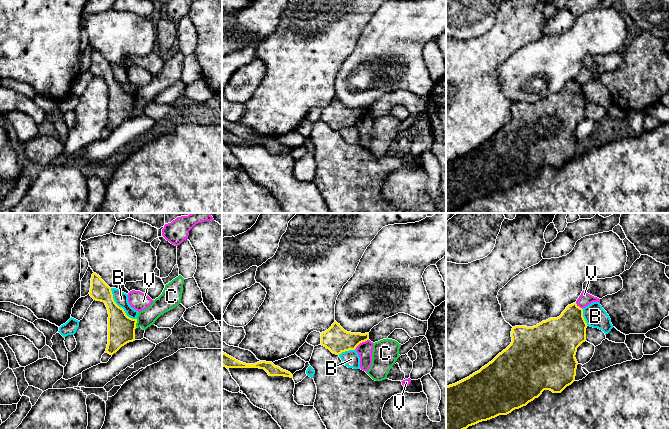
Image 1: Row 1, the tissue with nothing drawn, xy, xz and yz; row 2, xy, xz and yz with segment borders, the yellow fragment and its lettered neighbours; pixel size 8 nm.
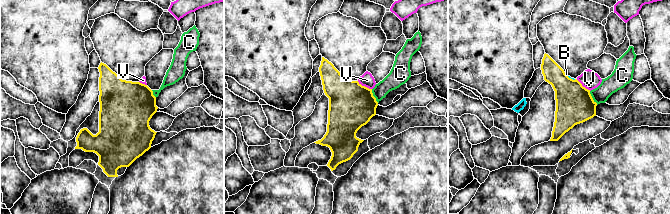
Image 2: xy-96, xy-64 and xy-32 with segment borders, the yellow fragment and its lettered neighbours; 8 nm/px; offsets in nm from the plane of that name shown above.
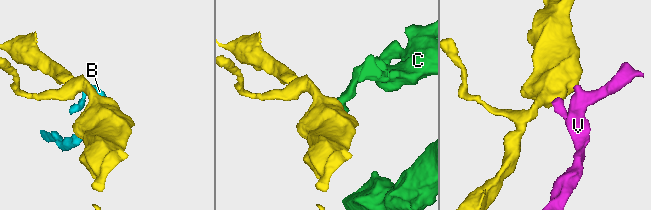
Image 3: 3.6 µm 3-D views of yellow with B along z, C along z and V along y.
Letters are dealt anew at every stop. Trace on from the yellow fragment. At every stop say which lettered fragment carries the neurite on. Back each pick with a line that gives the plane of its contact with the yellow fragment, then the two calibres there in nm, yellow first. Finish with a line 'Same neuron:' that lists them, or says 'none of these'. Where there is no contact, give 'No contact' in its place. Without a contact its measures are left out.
Same neuron: none of these

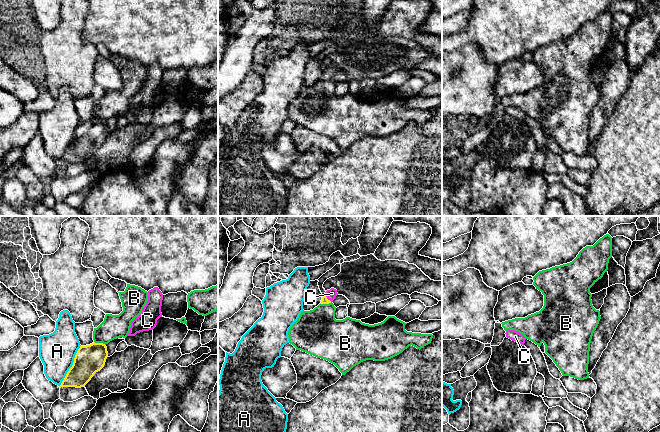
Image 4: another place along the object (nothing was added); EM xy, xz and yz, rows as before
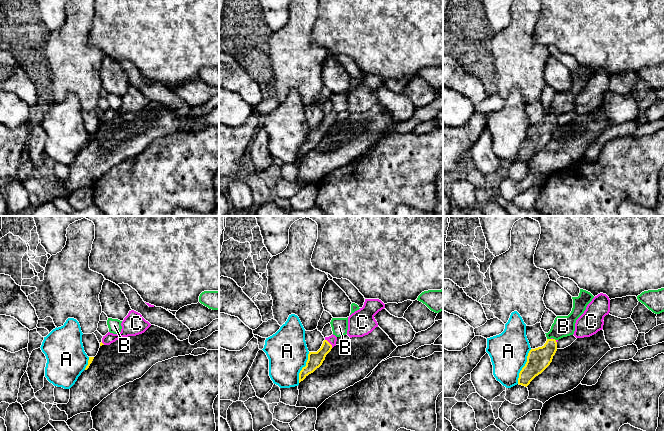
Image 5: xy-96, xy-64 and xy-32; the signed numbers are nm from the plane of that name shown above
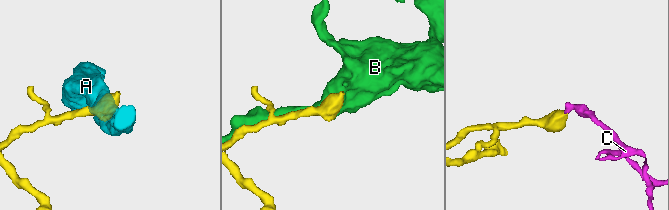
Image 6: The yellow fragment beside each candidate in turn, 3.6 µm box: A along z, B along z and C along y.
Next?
C: Touches yellow in xz. Thickness 50 nm (yellow) against 80 nm
Same neuron: C

